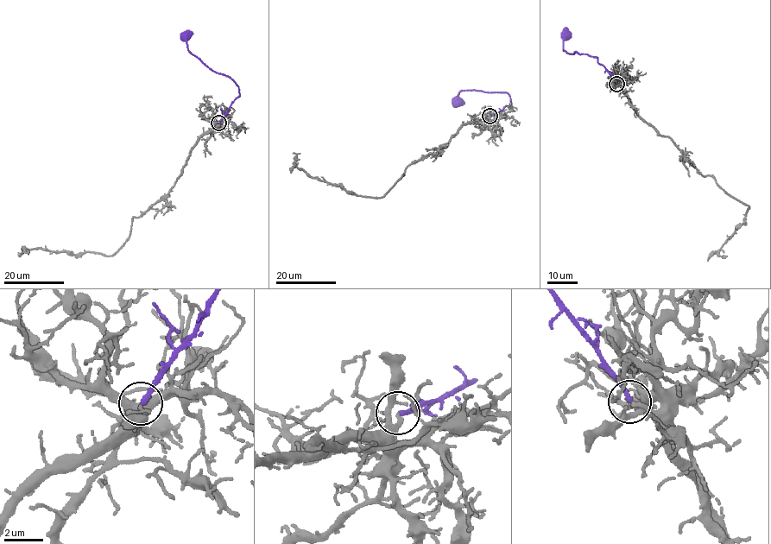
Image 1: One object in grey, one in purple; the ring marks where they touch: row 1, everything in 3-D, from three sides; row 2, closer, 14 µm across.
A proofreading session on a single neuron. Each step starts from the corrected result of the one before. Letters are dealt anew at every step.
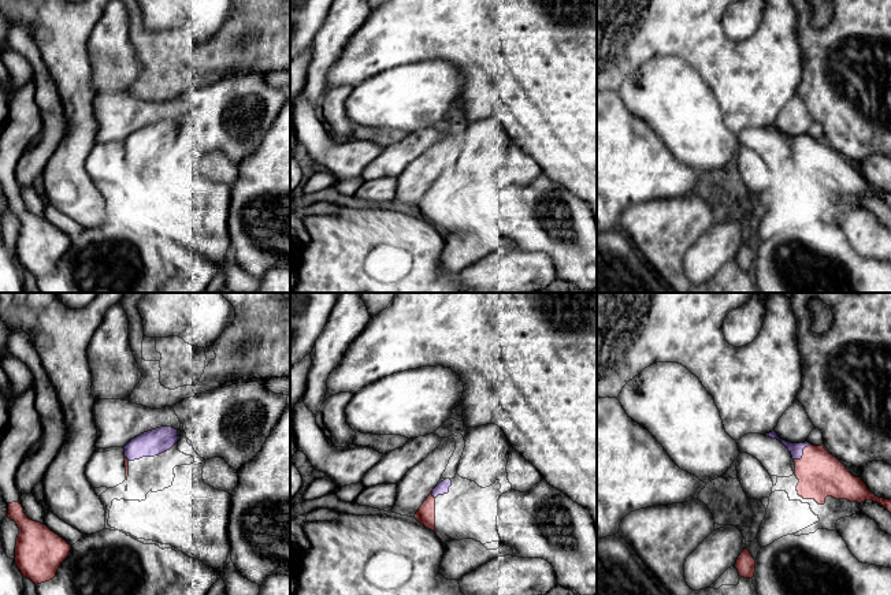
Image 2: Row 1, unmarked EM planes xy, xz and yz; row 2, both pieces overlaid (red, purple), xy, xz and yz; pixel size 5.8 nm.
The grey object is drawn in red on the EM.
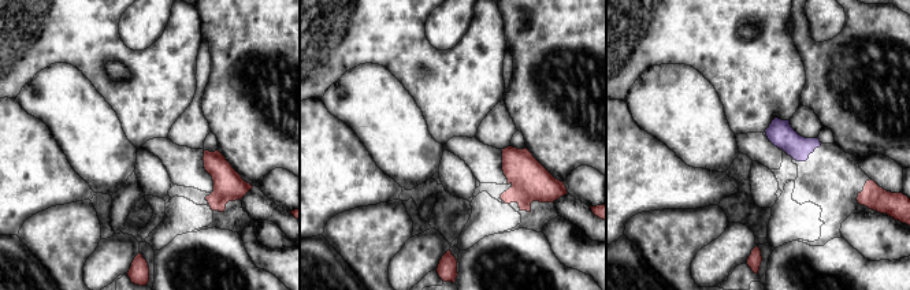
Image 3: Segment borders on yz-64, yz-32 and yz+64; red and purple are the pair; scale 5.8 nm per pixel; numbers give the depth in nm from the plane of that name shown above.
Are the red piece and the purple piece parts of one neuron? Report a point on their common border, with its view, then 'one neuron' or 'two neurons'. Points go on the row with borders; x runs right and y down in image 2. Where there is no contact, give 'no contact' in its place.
meets red in yz at (804, 454); one neuron

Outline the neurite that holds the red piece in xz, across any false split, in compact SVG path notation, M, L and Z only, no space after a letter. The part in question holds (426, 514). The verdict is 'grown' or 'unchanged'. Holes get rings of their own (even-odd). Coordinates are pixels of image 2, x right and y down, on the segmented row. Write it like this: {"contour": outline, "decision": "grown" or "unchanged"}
{"contour": "M446 479L441 481L427 497L423 505L419 507L413 516L422 525L435 532L435 498L449 492L452 480Z", "decision": "grown"}

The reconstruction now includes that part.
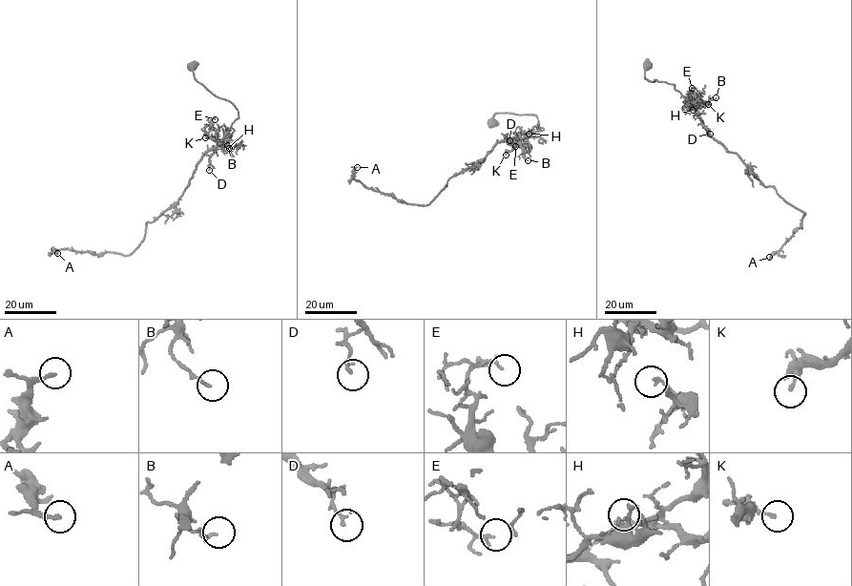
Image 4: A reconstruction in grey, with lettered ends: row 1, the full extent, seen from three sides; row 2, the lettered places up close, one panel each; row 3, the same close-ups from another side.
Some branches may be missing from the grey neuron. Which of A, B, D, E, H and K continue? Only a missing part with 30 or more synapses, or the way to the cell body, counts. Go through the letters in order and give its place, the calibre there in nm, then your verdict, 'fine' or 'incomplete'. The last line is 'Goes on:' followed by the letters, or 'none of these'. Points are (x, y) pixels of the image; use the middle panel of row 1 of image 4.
A: at (357, 167); 190 nm thick; fine
B: at (528, 160); 110 nm thick; fine
D: at (509, 140); 130 nm thick; fine
E: at (515, 146); 90 nm thick; fine
H: at (529, 134); 130 nm thick; fine
K: at (506, 155); 130 nm thick; fine
Goes on: none of these

